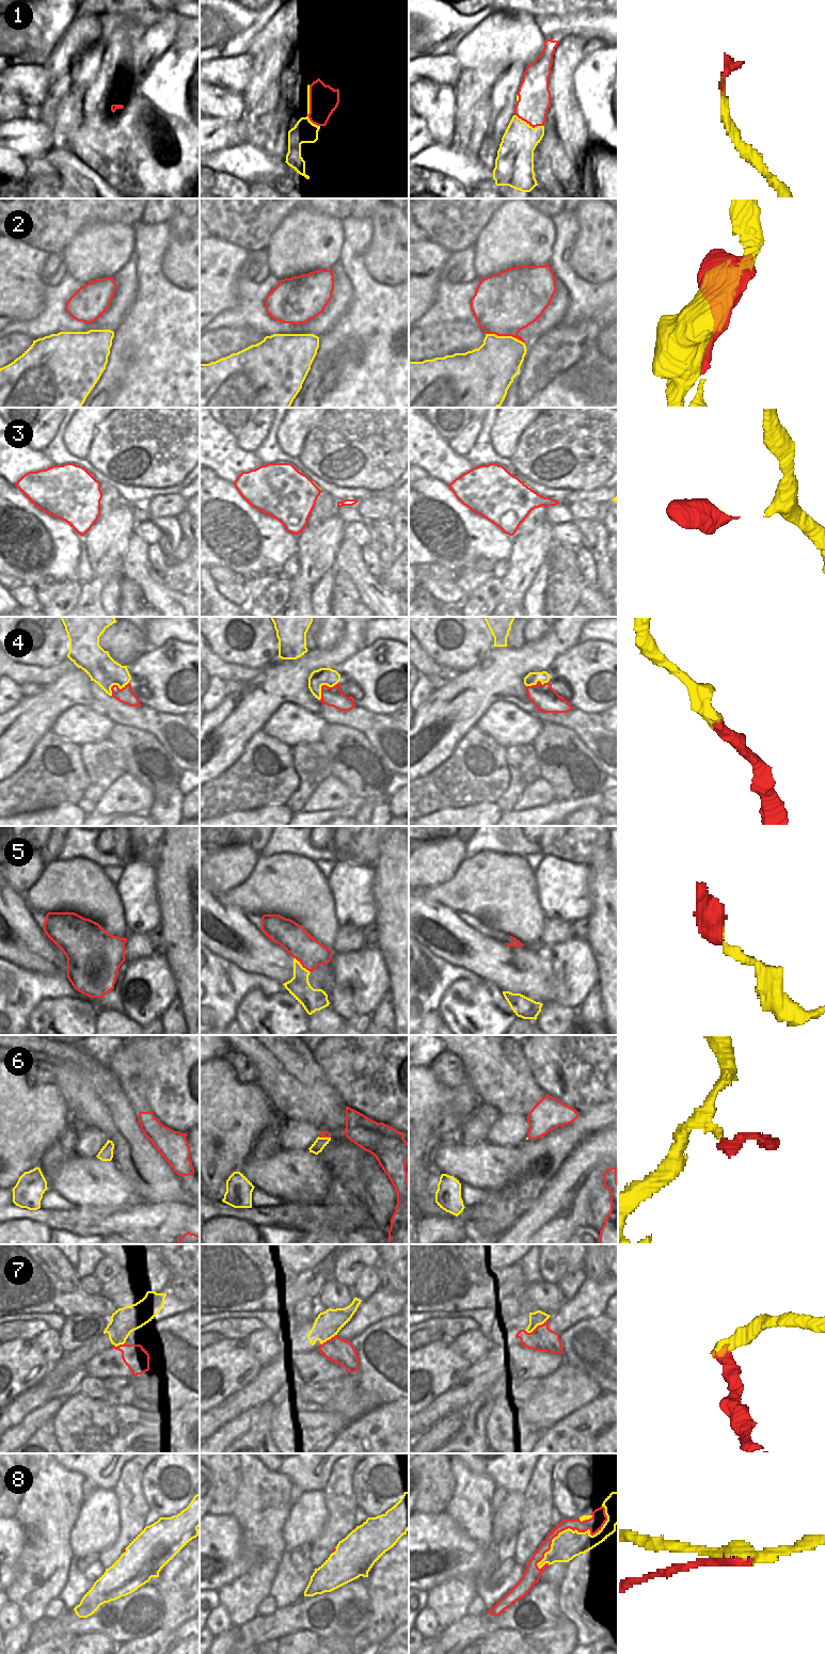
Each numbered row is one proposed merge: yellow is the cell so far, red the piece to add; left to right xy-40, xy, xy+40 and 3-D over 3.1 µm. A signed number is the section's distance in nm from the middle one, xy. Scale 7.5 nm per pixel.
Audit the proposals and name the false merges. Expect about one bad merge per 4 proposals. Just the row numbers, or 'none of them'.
1, 6, 7, 8

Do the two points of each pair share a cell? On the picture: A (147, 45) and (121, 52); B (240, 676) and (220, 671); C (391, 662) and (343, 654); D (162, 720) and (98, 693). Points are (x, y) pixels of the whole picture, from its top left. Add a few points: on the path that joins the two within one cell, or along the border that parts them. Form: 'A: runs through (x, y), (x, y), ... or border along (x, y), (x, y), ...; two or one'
A: border along (146, 29), (135, 48), (135, 75); two
B: runs through (235, 672), (225, 671); one
C: border along (363, 646), (335, 669); two
D: runs through (146, 719), (119, 713), (114, 709); one

